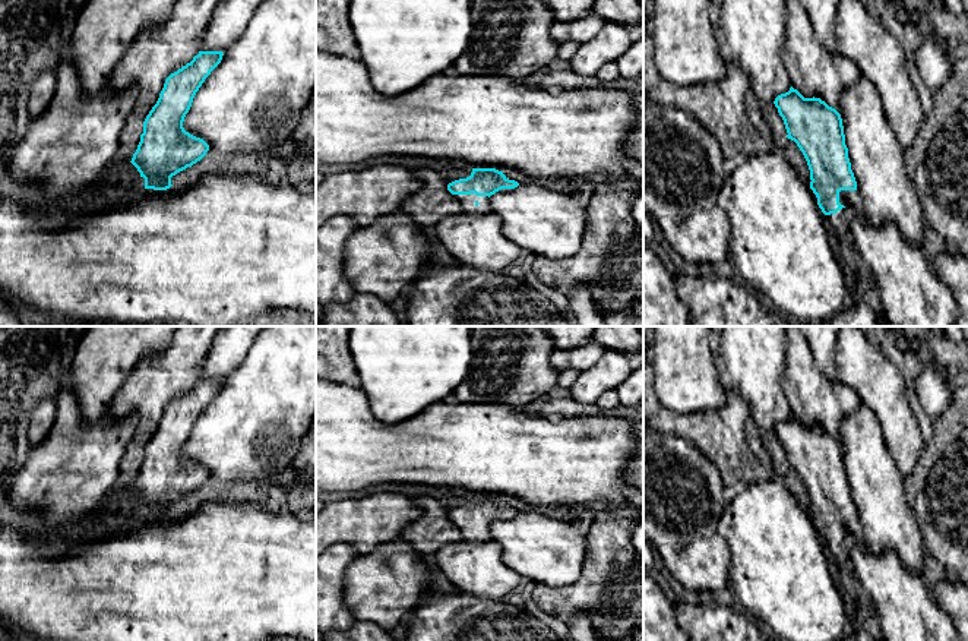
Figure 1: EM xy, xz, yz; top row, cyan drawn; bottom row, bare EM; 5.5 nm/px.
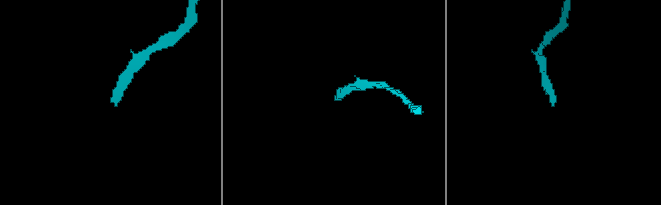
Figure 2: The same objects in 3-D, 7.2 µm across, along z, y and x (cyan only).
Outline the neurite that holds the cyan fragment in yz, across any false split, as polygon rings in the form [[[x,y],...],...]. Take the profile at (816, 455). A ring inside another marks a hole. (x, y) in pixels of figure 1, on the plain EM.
[[[793,414],[774,429],[787,465],[803,480],[810,498],[810,517],[839,568],[839,578],[858,609],[874,613],[854,568],[847,534],[864,541],[863,527],[851,498],[841,442],[820,426],[804,426]]]

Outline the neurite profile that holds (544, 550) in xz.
[[[519,512],[491,522],[490,536],[502,546],[504,565],[523,581],[566,587],[581,575],[586,525],[540,512]]]

